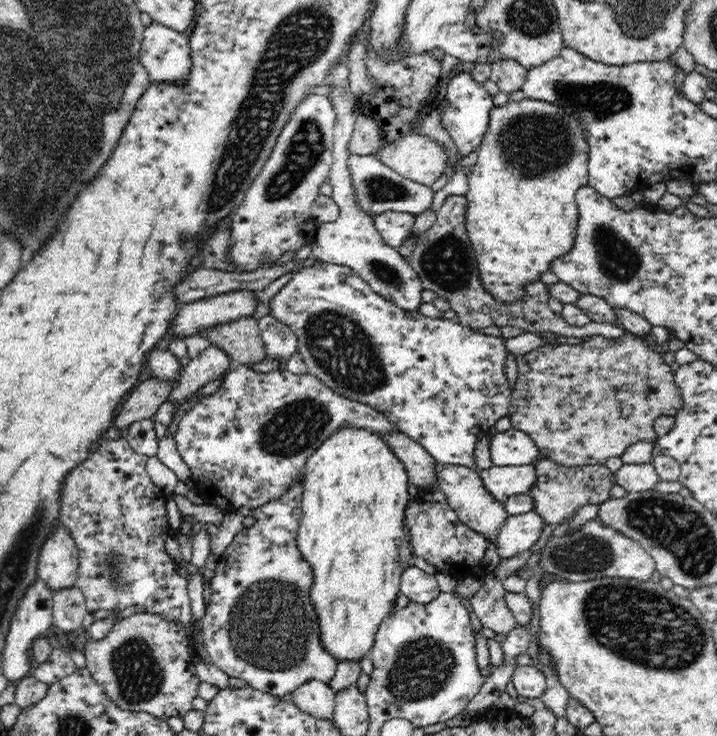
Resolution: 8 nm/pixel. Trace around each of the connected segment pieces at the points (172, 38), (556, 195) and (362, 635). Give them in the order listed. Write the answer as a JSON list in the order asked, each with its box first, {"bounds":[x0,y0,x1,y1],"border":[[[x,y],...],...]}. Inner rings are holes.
[{"bounds":[140,21,192,82],"border":[[[152,21],[143,31],[140,63],[156,82],[184,82],[192,67],[189,38]]]},{"bounds":[465,98,588,302],"border":[[[524,98],[520,102],[510,101],[506,106],[492,108],[489,117],[489,127],[480,148],[477,150],[477,162],[471,167],[469,189],[465,196],[468,200],[466,209],[467,231],[474,247],[475,259],[478,261],[479,273],[486,290],[491,292],[500,302],[514,302],[514,300],[520,300],[524,296],[524,286],[528,282],[539,280],[542,272],[546,272],[550,268],[552,260],[562,256],[564,252],[568,252],[569,248],[572,248],[572,240],[576,234],[576,224],[579,218],[575,194],[580,187],[588,185],[588,143],[586,143],[586,135],[582,132],[582,127],[577,124],[576,117],[572,113],[540,100]]]},{"bounds":[297,428,413,663],"border":[[[343,428],[334,435],[330,436],[324,444],[321,444],[310,458],[305,466],[305,480],[303,482],[302,492],[302,519],[297,531],[297,548],[307,563],[310,563],[313,573],[312,587],[310,588],[310,601],[316,611],[316,623],[318,623],[318,635],[320,635],[321,646],[325,652],[328,652],[337,663],[357,662],[369,658],[374,648],[377,632],[380,624],[384,622],[394,611],[396,599],[401,595],[400,586],[402,576],[407,568],[413,564],[410,563],[412,554],[410,544],[406,541],[403,532],[403,520],[405,519],[406,505],[408,504],[408,475],[404,464],[394,456],[390,447],[374,431],[366,429]]]}]

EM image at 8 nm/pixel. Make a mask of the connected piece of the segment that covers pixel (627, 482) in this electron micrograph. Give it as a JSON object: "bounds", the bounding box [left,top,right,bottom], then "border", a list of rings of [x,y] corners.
{"bounds":[613,463,659,492],"border":[[[652,463],[622,465],[613,472],[615,484],[623,486],[626,492],[651,491],[659,481]]]}

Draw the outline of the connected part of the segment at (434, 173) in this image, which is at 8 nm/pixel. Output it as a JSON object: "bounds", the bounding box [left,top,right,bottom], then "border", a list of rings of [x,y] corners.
{"bounds":[376,133,446,185],"border":[[[410,133],[384,145],[376,155],[398,175],[432,185],[445,172],[446,154],[428,135]]]}

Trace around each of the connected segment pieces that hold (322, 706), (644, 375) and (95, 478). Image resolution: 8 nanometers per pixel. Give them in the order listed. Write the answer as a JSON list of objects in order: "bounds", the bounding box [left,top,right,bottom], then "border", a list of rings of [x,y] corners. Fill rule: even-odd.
[{"bounds":[292,680,335,719],"border":[[[316,680],[301,684],[292,694],[292,702],[302,713],[316,719],[333,718],[335,695],[328,683]]]},{"bounds":[508,332,684,465],"border":[[[630,332],[624,333],[620,338],[609,339],[604,336],[594,335],[588,341],[580,344],[570,345],[566,343],[544,344],[515,358],[519,374],[516,388],[512,391],[508,415],[511,420],[511,428],[522,431],[535,442],[538,450],[545,457],[551,457],[562,465],[588,465],[600,464],[610,456],[621,457],[622,453],[632,445],[639,442],[656,443],[658,435],[654,431],[654,420],[662,415],[674,415],[682,410],[684,399],[680,387],[675,383],[674,374],[667,363],[662,361],[661,354],[652,350],[646,341],[638,335]]]},{"bounds":[59,435,193,631],"border":[[[109,435],[106,436],[100,442],[100,449],[94,450],[90,458],[79,464],[73,471],[69,472],[69,475],[63,482],[63,494],[60,501],[60,518],[59,523],[64,526],[74,540],[79,553],[79,567],[78,567],[78,586],[77,588],[82,591],[87,609],[92,614],[96,610],[118,610],[123,611],[129,606],[134,606],[136,612],[147,612],[150,614],[156,614],[168,621],[168,623],[174,623],[174,625],[180,625],[180,629],[186,631],[190,629],[192,624],[193,614],[191,611],[191,600],[187,588],[187,580],[179,574],[178,566],[171,556],[169,556],[166,550],[166,539],[170,536],[174,536],[175,532],[169,527],[167,519],[166,501],[168,496],[163,492],[163,489],[154,484],[154,481],[150,478],[147,471],[147,460],[149,456],[140,454],[134,451],[130,446],[130,443],[124,438],[124,436]]]}]

